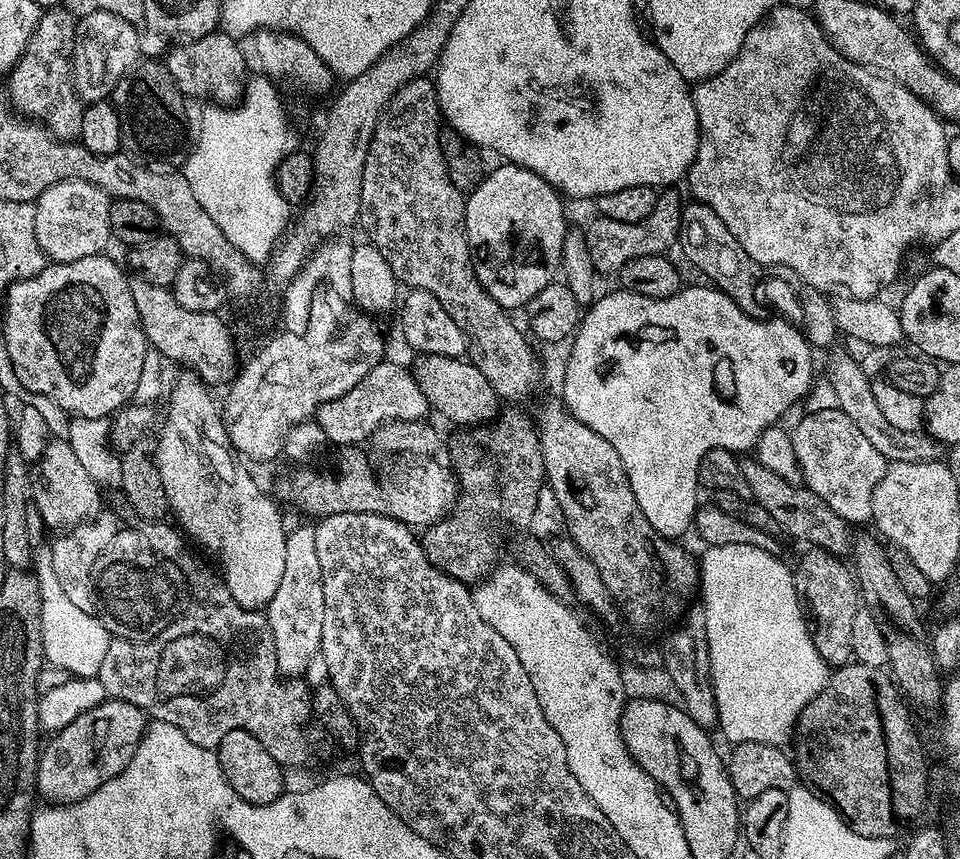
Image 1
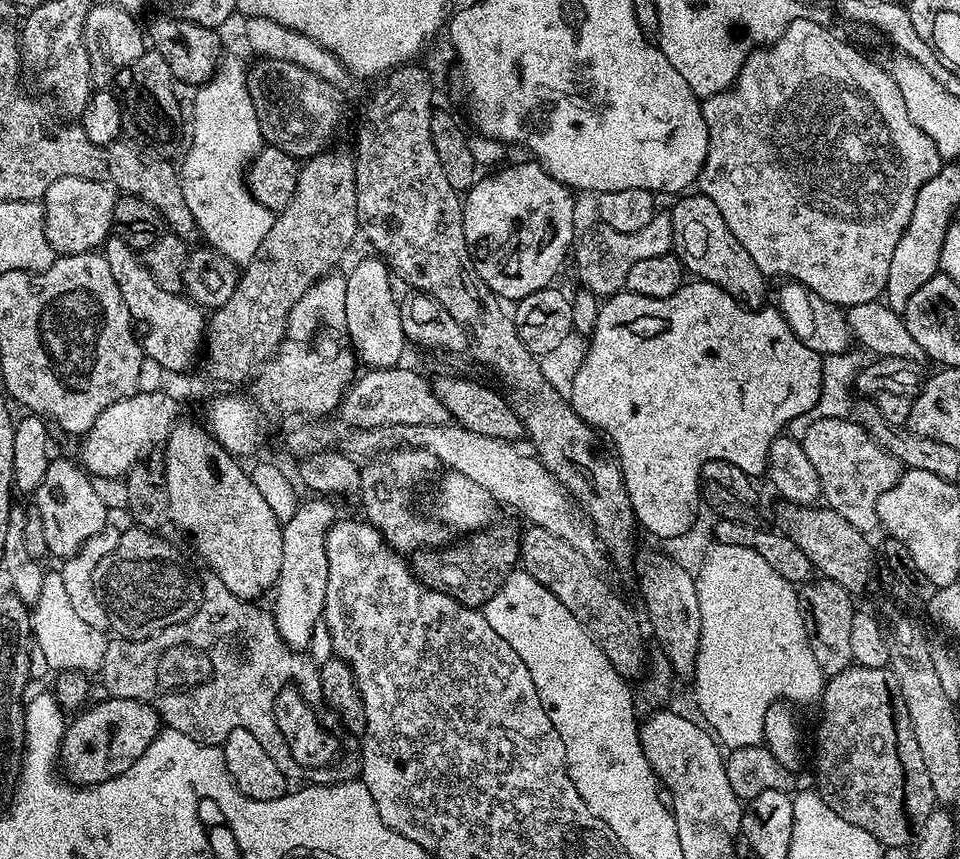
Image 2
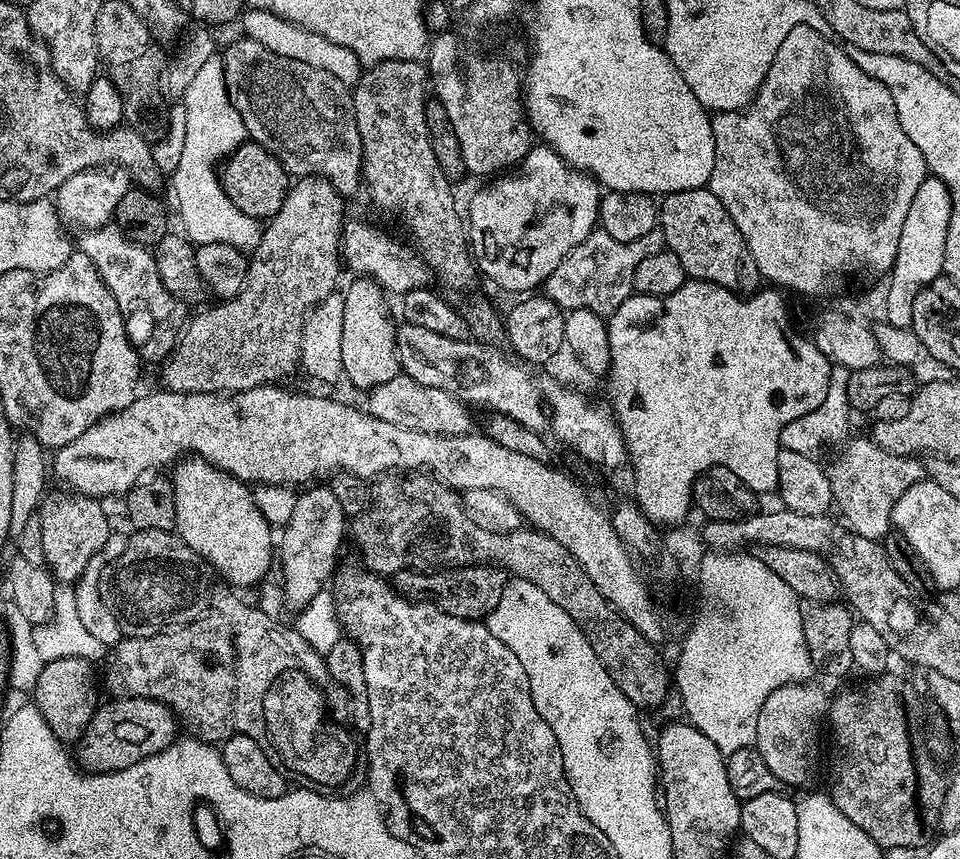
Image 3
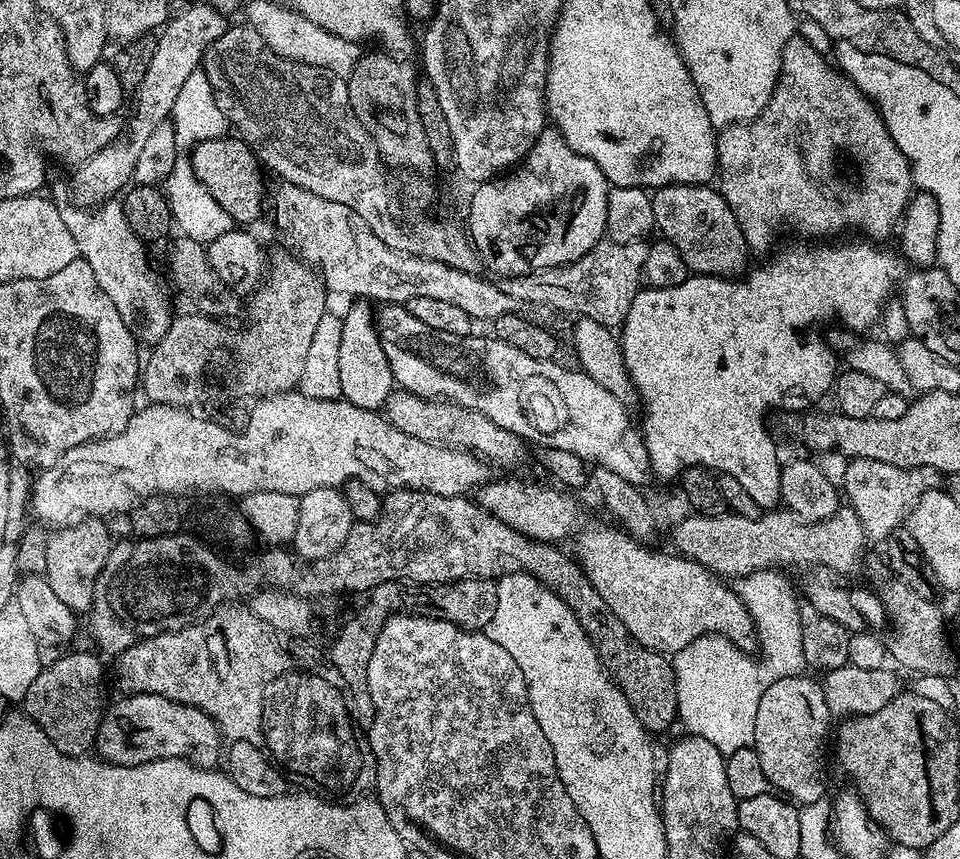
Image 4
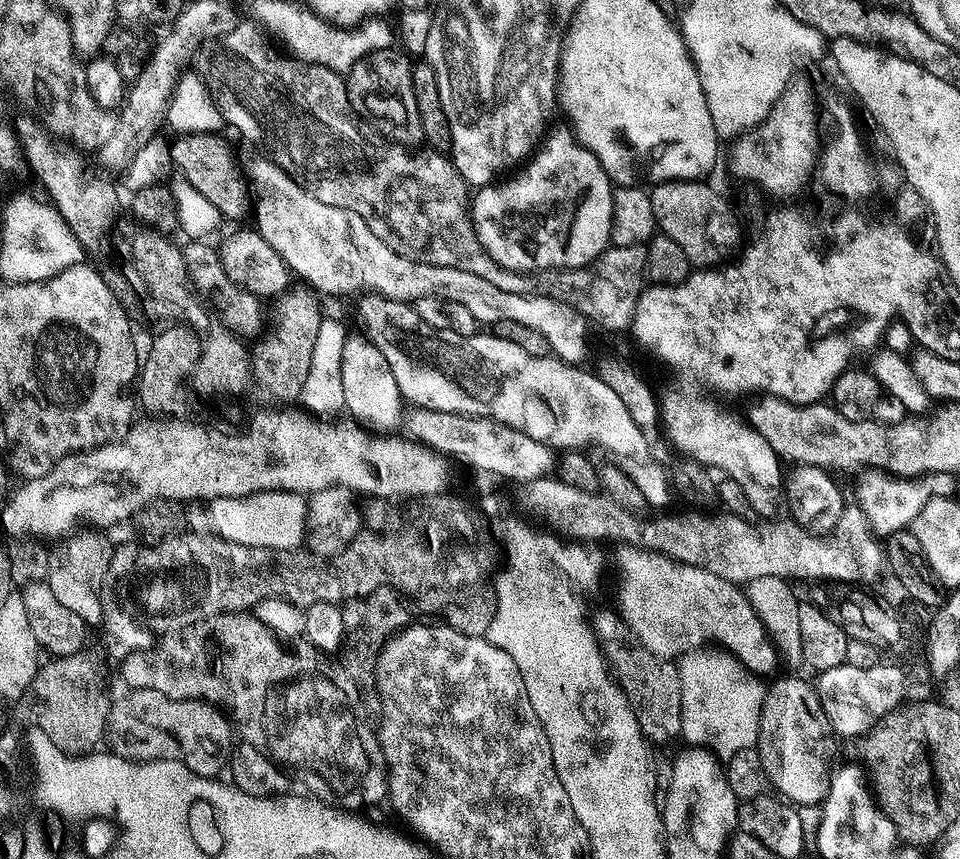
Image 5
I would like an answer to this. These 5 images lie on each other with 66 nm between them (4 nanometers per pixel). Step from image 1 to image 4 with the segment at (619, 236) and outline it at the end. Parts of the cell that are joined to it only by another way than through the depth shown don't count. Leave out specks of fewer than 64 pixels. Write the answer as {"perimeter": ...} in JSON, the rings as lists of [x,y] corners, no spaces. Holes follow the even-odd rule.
{"perimeter":[[[605,238],[570,264],[529,272],[526,276],[504,278],[499,285],[514,302],[529,300],[532,304],[545,304],[560,312],[592,318],[605,328],[616,330],[623,325],[634,298],[641,291],[647,253],[648,244],[644,240],[613,244]]]}

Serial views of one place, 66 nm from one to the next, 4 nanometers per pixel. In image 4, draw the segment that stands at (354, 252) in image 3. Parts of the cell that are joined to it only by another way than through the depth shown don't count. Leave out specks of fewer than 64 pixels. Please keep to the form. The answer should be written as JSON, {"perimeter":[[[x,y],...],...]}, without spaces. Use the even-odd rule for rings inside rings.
{"perimeter":[[[284,182],[281,185],[276,196],[276,224],[292,239],[293,246],[301,252],[299,255],[318,269],[329,293],[341,292],[368,302],[381,300],[379,303],[384,306],[407,305],[410,298],[439,298],[441,302],[451,302],[466,310],[476,322],[491,322],[513,311],[514,301],[500,289],[499,283],[491,284],[476,276],[475,271],[454,270],[430,258],[390,250],[390,246],[366,226],[366,218],[350,210],[350,206],[330,202],[296,184]]]}

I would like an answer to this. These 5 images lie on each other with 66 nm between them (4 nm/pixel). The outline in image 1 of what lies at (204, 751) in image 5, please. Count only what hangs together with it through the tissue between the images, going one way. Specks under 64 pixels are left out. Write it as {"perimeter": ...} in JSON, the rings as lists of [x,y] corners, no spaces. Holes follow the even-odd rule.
{"perimeter":[[[107,698],[100,705],[94,706],[92,710],[86,710],[84,714],[78,715],[69,725],[57,731],[52,736],[53,740],[43,745],[40,750],[40,758],[36,762],[36,791],[45,801],[52,804],[73,804],[98,790],[110,778],[122,774],[126,766],[130,766],[130,758],[140,745],[140,739],[144,736],[144,729],[150,723],[149,717],[138,706],[130,702],[113,700]]]}

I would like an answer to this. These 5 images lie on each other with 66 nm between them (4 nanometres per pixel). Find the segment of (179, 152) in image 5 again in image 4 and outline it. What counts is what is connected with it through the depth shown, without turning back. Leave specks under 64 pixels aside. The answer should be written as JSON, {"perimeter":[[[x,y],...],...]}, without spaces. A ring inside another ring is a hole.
{"perimeter":[[[228,134],[218,140],[201,140],[191,149],[192,165],[196,176],[210,190],[214,202],[230,214],[237,225],[252,226],[264,212],[264,176],[265,169],[252,147],[243,138]],[[233,136],[233,137],[232,137]],[[236,139],[236,140],[235,140]]]}

